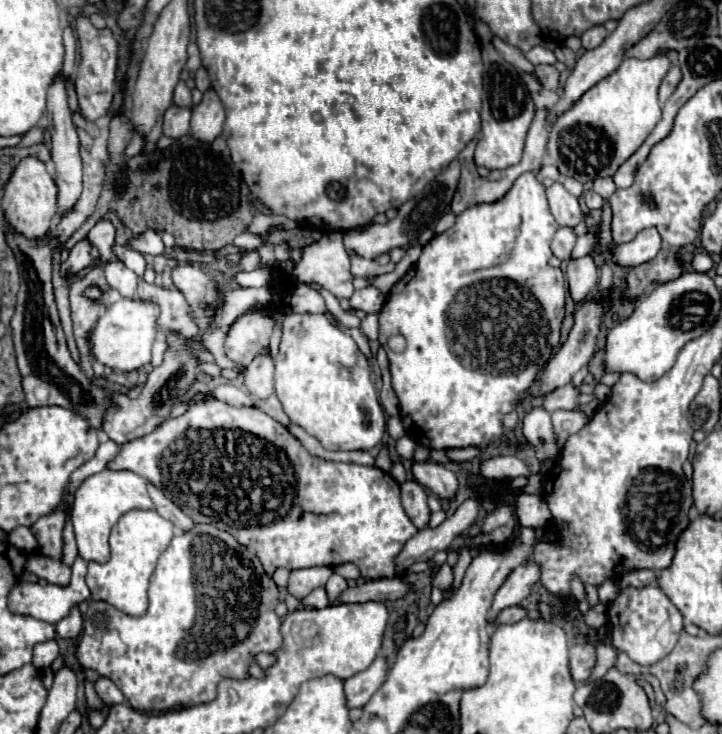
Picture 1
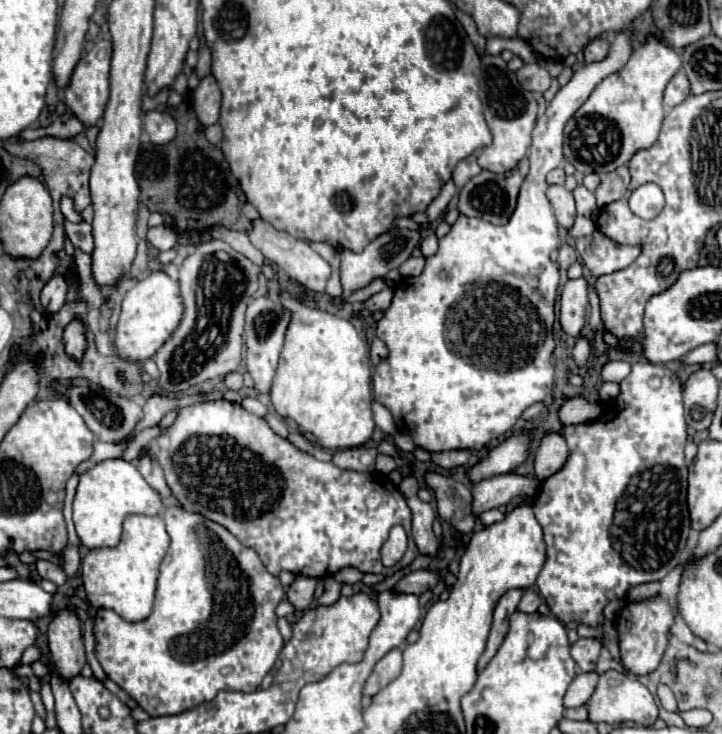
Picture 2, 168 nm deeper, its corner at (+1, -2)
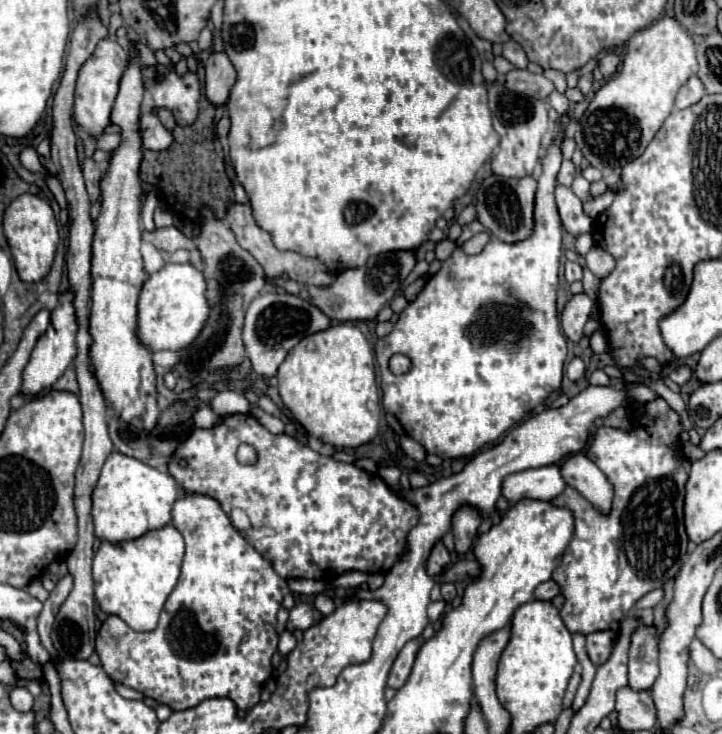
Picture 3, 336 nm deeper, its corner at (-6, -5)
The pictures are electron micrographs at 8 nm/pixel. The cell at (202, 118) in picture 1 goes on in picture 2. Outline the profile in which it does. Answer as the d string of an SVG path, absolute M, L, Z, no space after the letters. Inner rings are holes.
M213 74L203 76L199 86L193 90L193 106L195 106L197 118L201 120L203 126L211 126L219 120L221 90L219 90Z

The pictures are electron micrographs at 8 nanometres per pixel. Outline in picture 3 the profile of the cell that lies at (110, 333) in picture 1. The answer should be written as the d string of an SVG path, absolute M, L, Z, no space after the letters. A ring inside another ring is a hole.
M184 263L164 265L158 273L150 275L140 291L138 299L138 339L140 343L150 351L178 351L182 347L188 347L194 337L200 333L202 325L206 323L206 297L204 297L204 277L202 273Z

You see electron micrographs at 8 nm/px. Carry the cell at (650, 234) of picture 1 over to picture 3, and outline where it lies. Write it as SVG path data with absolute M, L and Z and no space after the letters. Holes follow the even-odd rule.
M594 245L594 247L588 251L588 255L586 255L586 265L588 265L588 269L590 269L598 279L604 279L604 277L608 277L608 275L614 271L616 261L614 261L614 257L612 257L608 251L604 251L602 247Z

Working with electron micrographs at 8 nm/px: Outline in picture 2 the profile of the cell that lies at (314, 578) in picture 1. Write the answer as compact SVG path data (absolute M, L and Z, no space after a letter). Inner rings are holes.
M297 576L297 580L289 586L287 598L295 606L297 612L303 612L303 610L307 610L311 606L315 586L317 586L317 580L309 578L309 576Z

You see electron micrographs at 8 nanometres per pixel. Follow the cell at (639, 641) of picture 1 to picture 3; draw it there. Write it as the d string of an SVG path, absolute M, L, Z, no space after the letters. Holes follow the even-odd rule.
M640 617L628 657L628 685L638 691L650 689L658 677L658 633L654 625L642 623Z

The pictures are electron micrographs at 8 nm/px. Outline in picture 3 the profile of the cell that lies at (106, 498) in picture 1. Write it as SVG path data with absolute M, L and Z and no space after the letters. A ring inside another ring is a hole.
M114 451L106 459L100 479L92 491L92 521L96 539L118 545L136 539L150 529L168 525L170 509L178 495L178 483L168 473L162 473L134 457Z

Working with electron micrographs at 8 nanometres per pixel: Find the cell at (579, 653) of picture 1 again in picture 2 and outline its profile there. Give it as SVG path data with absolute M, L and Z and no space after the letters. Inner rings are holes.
M579 638L571 646L571 656L577 662L577 666L579 666L581 672L595 670L599 652L601 652L601 642L597 638Z

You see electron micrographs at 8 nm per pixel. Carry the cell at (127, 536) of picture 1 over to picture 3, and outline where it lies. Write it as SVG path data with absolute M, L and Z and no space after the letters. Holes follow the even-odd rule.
M174 525L152 529L138 539L124 541L122 545L102 543L94 555L94 593L100 609L108 615L120 617L134 631L156 629L160 611L166 597L174 589L180 563L184 557L184 539Z

